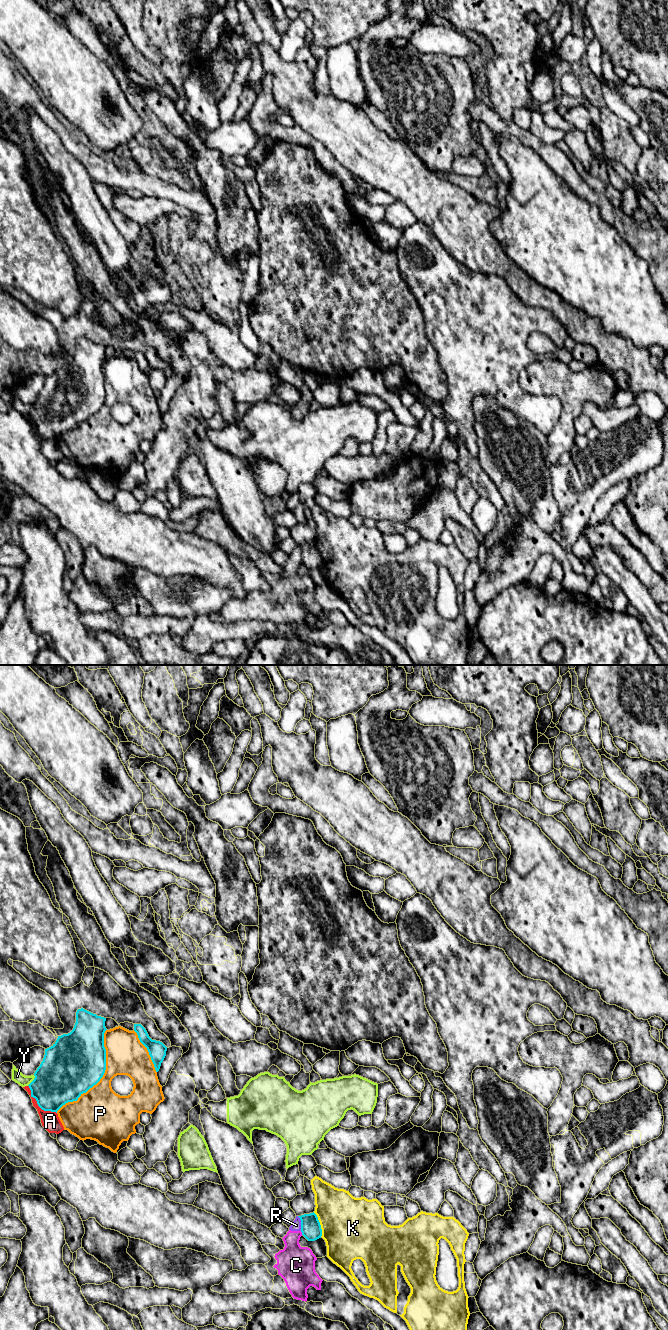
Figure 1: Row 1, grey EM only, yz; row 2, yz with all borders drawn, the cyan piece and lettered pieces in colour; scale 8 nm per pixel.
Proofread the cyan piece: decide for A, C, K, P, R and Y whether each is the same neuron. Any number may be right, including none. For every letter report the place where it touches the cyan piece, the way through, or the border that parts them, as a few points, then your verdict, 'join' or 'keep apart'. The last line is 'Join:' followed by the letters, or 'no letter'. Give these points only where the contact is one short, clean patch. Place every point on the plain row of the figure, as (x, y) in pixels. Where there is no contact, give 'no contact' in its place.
A: meets cyan in yz at (37, 431); border along yz (28, 413), (36, 431), (42, 437), (56, 441); keep apart
C: meets cyan in yz at (302, 561); border along yz (300, 559), (302, 562); keep apart
K: meets cyan in yz at (319, 552); border along yz (313, 540), (319, 550), (321, 564); keep apart
P: meets cyan in yz at (102, 404); keep apart
R: meets cyan in yz at (301, 551); border along yz (297, 544), (301, 550), (301, 558); keep apart
Y: meets cyan in yz at (33, 408); keep apart
Join: no letter

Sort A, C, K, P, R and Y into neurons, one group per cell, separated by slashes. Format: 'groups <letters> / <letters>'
groups A / C R / K / P / Y

